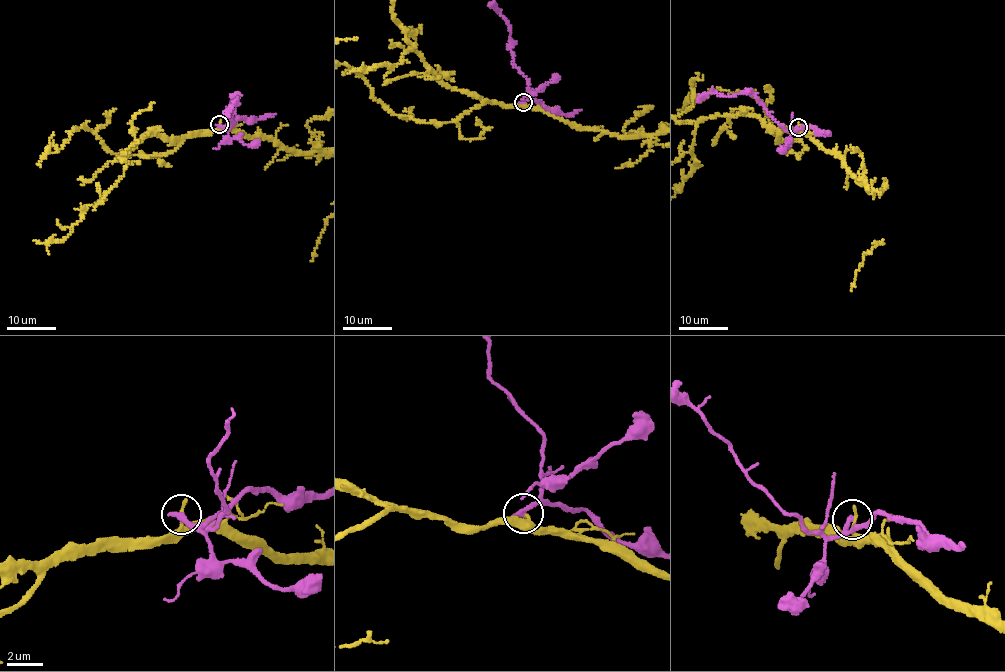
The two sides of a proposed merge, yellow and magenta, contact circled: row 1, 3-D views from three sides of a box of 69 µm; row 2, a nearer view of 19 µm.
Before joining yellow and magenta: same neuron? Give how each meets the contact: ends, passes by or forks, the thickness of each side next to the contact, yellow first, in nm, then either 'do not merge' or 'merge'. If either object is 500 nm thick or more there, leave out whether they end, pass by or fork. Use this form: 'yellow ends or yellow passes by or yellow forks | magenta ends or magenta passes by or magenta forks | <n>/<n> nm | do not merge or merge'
yellow ends | magenta ends | 220/360 nm | do not merge

